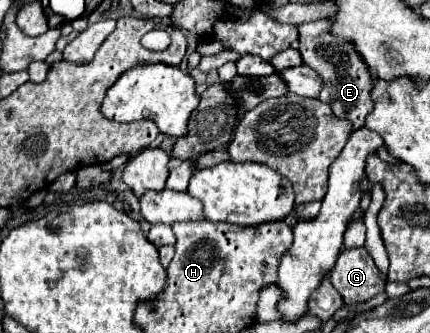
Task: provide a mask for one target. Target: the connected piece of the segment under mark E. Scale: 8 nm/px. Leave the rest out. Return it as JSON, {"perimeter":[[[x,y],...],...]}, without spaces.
{"perimeter":[[[329,19],[297,25],[299,53],[303,57],[303,63],[315,69],[325,81],[325,87],[319,93],[319,99],[327,101],[339,119],[347,119],[351,121],[353,129],[359,129],[365,125],[365,117],[373,111],[373,101],[371,101],[373,79],[371,79],[369,69],[361,61],[361,57],[355,53],[353,45],[331,35],[329,27],[331,27]]]}

